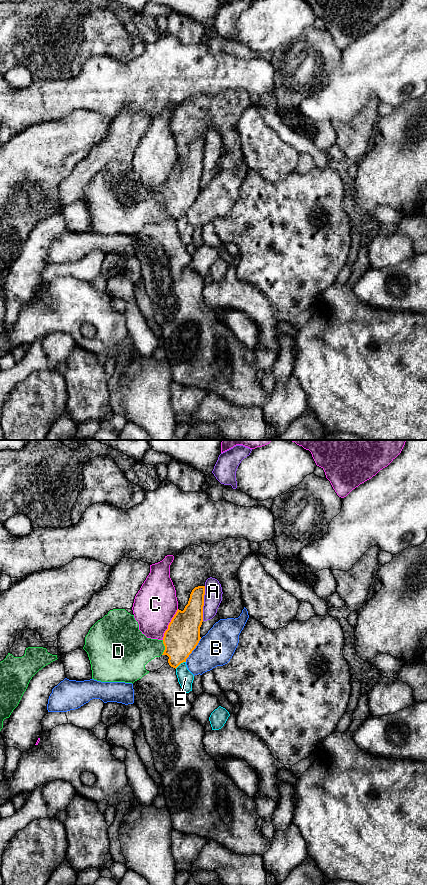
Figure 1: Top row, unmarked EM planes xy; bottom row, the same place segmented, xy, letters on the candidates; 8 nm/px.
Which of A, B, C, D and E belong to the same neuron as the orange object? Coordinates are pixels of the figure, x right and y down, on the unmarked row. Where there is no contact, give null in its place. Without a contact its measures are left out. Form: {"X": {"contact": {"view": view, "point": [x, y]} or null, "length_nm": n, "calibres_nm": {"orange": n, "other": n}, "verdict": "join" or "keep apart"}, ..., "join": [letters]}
{"A": {"contact": {"view": "xy", "point": [203, 155]}, "length_nm": 280, "calibres_nm": {"orange": 240, "other": 140}, "verdict": "keep apart"}, "B": {"contact": {"view": "xy", "point": [193, 201]}, "length_nm": 240, "calibres_nm": {"orange": 280, "other": 280}, "verdict": "keep apart"}, "C": {"contact": {"view": "xy", "point": [169, 176]}, "length_nm": 280, "calibres_nm": {"orange": 280, "other": 340}, "verdict": "keep apart"}, "D": {"contact": {"view": "xy", "point": [165, 199]}, "length_nm": 120, "calibres_nm": {"orange": 280, "other": 300}, "verdict": "join"}, "E": {"contact": {"view": "xy", "point": [180, 215]}, "length_nm": 110, "calibres_nm": {"orange": 280, "other": 130}, "verdict": "keep apart"}, "join": ["D"]}

